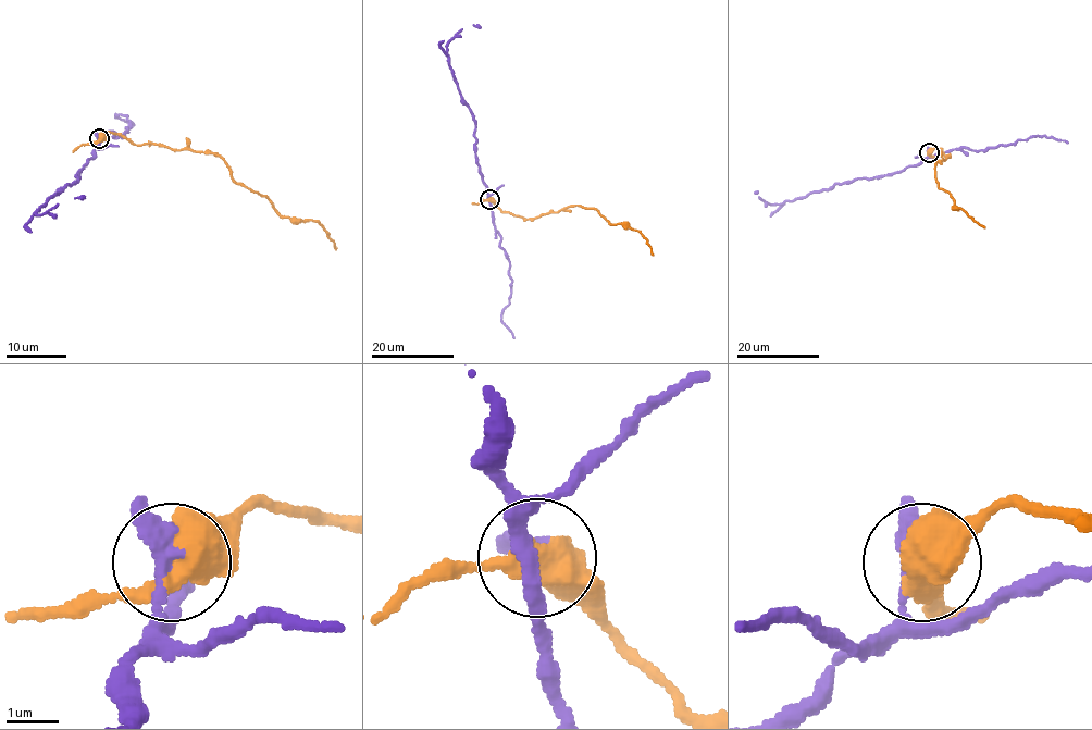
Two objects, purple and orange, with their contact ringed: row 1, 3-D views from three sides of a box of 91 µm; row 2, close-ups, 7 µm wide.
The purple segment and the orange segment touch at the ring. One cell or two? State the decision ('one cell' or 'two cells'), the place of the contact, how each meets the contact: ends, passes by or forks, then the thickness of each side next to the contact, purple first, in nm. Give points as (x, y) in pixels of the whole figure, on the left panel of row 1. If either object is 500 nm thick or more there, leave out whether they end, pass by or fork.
two cells; place (99, 138); calibres 320 and 550 nm

